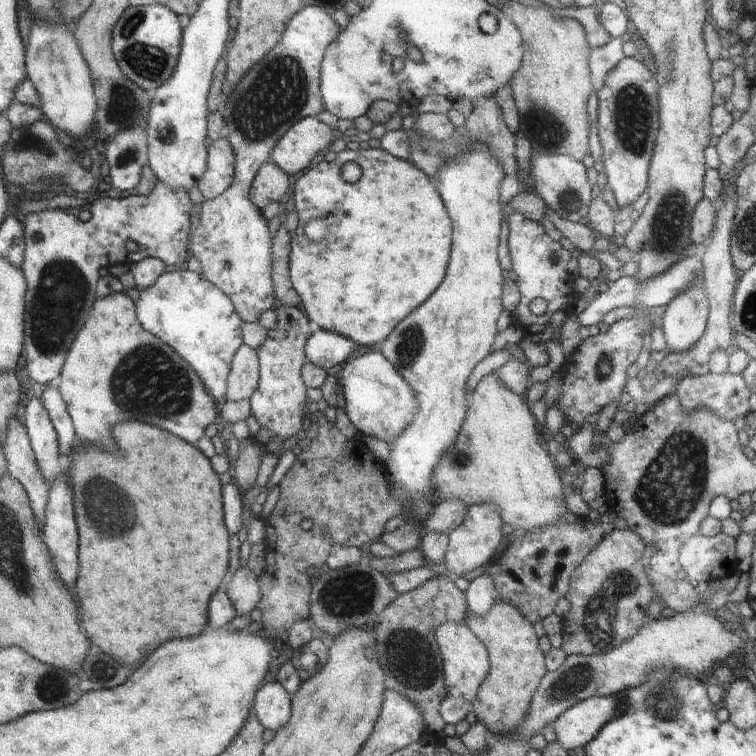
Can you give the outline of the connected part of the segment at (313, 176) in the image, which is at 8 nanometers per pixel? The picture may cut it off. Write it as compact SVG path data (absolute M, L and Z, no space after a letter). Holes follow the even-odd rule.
M372 146L369 150L343 150L338 153L338 157L333 162L320 162L318 166L310 168L304 176L298 178L294 192L294 202L296 203L295 210L298 211L299 222L296 234L292 238L289 275L292 278L294 290L301 296L301 304L306 309L308 318L315 323L317 328L336 332L345 338L353 339L354 342L358 342L362 346L372 346L374 348L374 344L380 344L380 340L384 340L388 334L391 334L394 326L402 318L406 318L412 310L416 310L420 304L424 304L426 298L440 286L440 282L446 274L446 266L448 266L452 257L450 254L450 244L453 244L453 242L450 242L452 240L452 226L450 226L450 218L446 214L446 208L442 204L442 198L440 198L436 186L432 186L432 182L428 180L424 171L420 167L416 168L410 161L395 158L388 151L381 150L380 146L378 148ZM347 162L354 162L362 168L362 178L356 184L348 184L342 177L342 166ZM312 220L322 220L324 222L324 230L322 230L324 234L320 236L320 240L312 240L306 234L306 226Z

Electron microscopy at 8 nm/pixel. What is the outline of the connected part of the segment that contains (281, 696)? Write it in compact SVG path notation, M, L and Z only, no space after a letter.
M266 682L254 699L253 713L264 729L276 734L289 724L292 717L292 696L280 682Z

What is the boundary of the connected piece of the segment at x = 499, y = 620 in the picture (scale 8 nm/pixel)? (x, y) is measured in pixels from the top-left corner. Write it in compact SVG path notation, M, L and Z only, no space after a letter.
M496 602L488 614L468 614L465 620L470 631L488 648L493 667L482 694L474 702L476 720L486 724L490 735L518 734L526 724L533 706L533 696L540 688L542 678L548 672L546 650L542 650L542 638L538 638L538 626L529 622L516 607L509 603Z

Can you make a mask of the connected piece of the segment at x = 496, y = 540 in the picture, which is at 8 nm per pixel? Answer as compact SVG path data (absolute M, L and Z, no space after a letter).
M494 503L468 505L463 524L448 536L449 547L443 561L447 574L457 578L491 561L497 553L497 547L501 545L503 522L500 511Z

